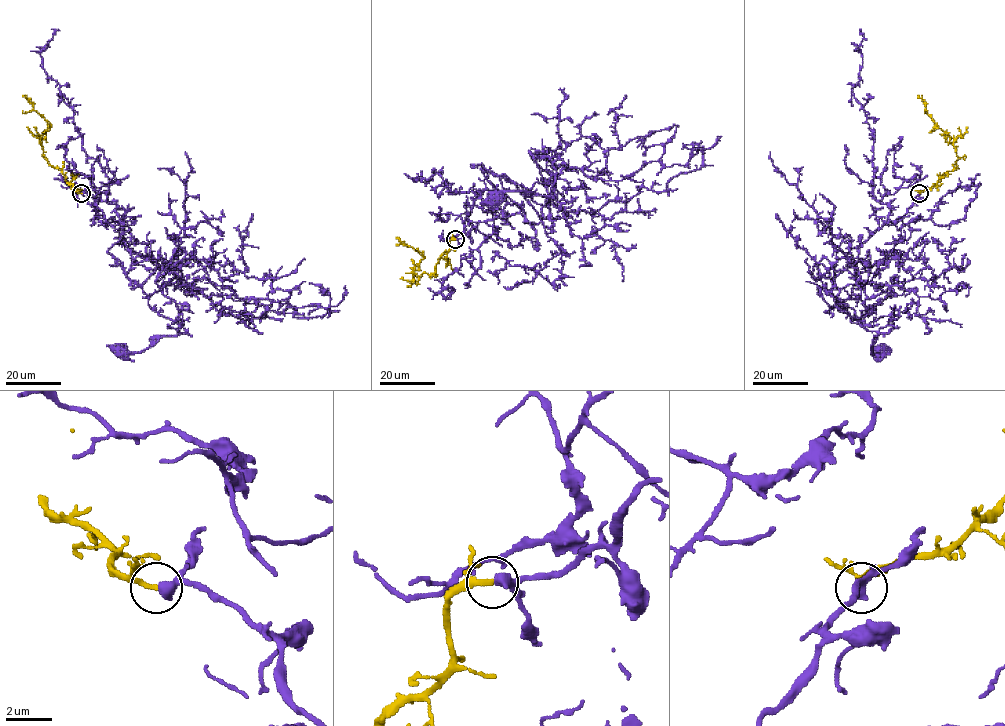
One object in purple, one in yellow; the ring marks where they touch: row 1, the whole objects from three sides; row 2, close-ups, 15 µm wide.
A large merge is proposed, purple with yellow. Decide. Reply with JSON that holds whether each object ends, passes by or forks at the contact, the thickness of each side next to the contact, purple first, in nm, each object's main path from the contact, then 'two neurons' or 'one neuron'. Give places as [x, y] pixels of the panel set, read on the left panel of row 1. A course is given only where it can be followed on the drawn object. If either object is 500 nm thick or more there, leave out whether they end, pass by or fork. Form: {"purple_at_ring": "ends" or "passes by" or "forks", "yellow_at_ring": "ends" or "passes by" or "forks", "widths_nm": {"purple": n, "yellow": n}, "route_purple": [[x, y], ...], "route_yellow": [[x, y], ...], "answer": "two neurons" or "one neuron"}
{"purple_at_ring": "passes by", "yellow_at_ring": "ends", "widths_nm": {"purple": 360, "yellow": 240}, "route_purple": [[81, 193], [119, 233], [133, 260], [127, 276], [148, 305], [178, 326], [139, 352], [118, 349]], "route_yellow": [[81, 193], [69, 185], [60, 169], [45, 159], [41, 138], [50, 124], [22, 95]], "answer": "one neuron"}

